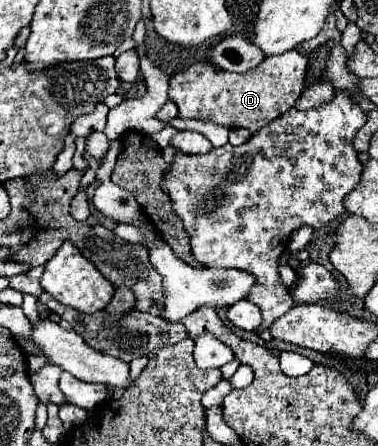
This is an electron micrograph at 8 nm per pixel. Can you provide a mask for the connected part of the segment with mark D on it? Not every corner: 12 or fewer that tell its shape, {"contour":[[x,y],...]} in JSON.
{"contour":[[307,57],[247,73],[195,63],[169,83],[181,119],[251,133],[293,109]]}

